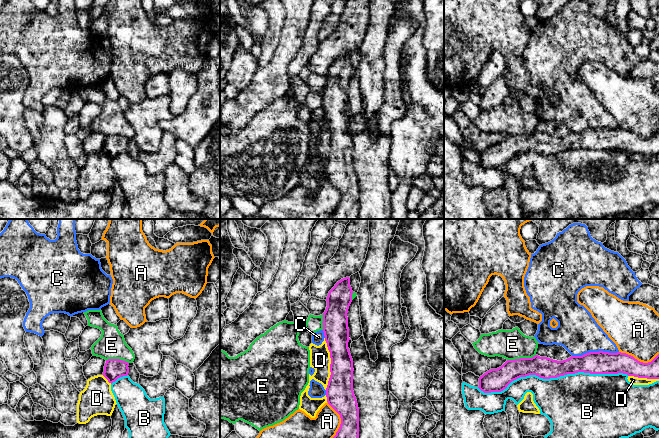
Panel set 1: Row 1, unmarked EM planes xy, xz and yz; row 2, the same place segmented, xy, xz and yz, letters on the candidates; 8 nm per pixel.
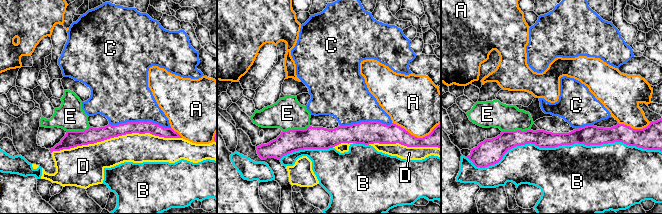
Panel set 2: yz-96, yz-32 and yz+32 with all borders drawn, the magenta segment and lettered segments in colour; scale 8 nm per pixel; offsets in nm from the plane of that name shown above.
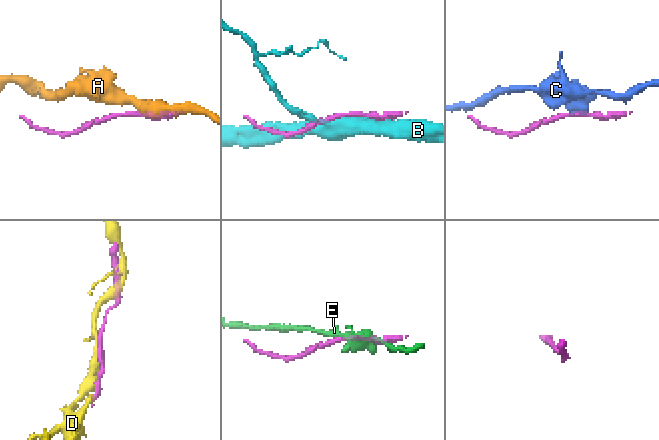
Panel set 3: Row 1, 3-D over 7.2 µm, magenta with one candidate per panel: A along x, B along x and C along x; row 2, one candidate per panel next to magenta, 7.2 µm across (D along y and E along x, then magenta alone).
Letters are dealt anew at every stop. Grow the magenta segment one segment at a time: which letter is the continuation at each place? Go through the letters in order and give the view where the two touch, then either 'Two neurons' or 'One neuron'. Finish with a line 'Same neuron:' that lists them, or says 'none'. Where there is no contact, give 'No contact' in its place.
A: Touches magenta in xz. Two neurons
B: Touches magenta in yz. Two neurons
C: Touches magenta in yz. Two neurons
D: Touches magenta in xz. Two neurons
E: Touches magenta in yz. Two neurons
Same neuron: none

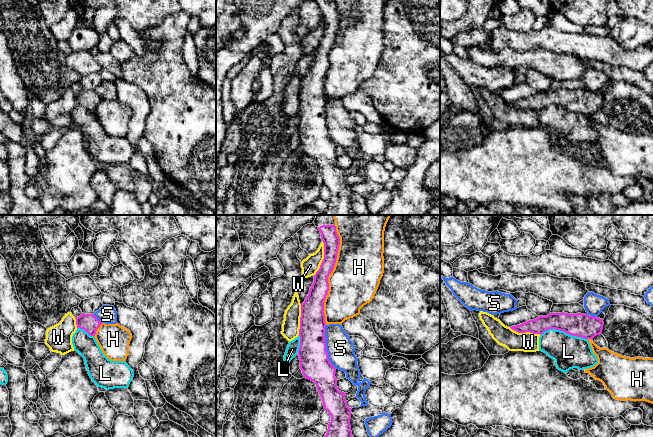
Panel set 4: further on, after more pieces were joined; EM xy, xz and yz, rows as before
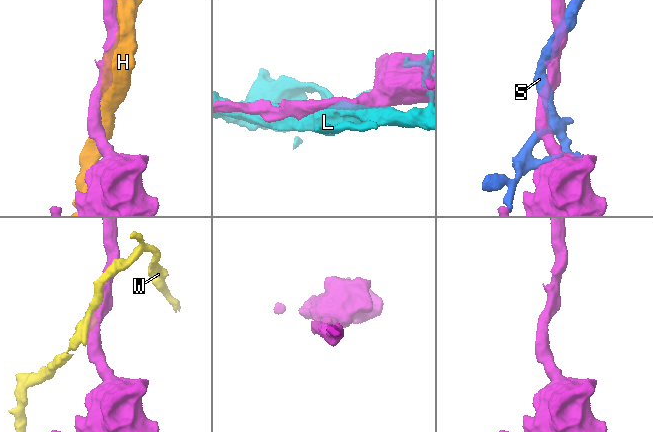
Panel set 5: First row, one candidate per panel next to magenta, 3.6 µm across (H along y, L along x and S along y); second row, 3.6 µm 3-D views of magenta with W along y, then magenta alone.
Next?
H: Touches magenta in xz. Two neurons
L: Touches magenta in yz. Two neurons
S: Touches magenta in xz. Two neurons
W: Touches magenta in xz. Two neurons
Same neuron: none

